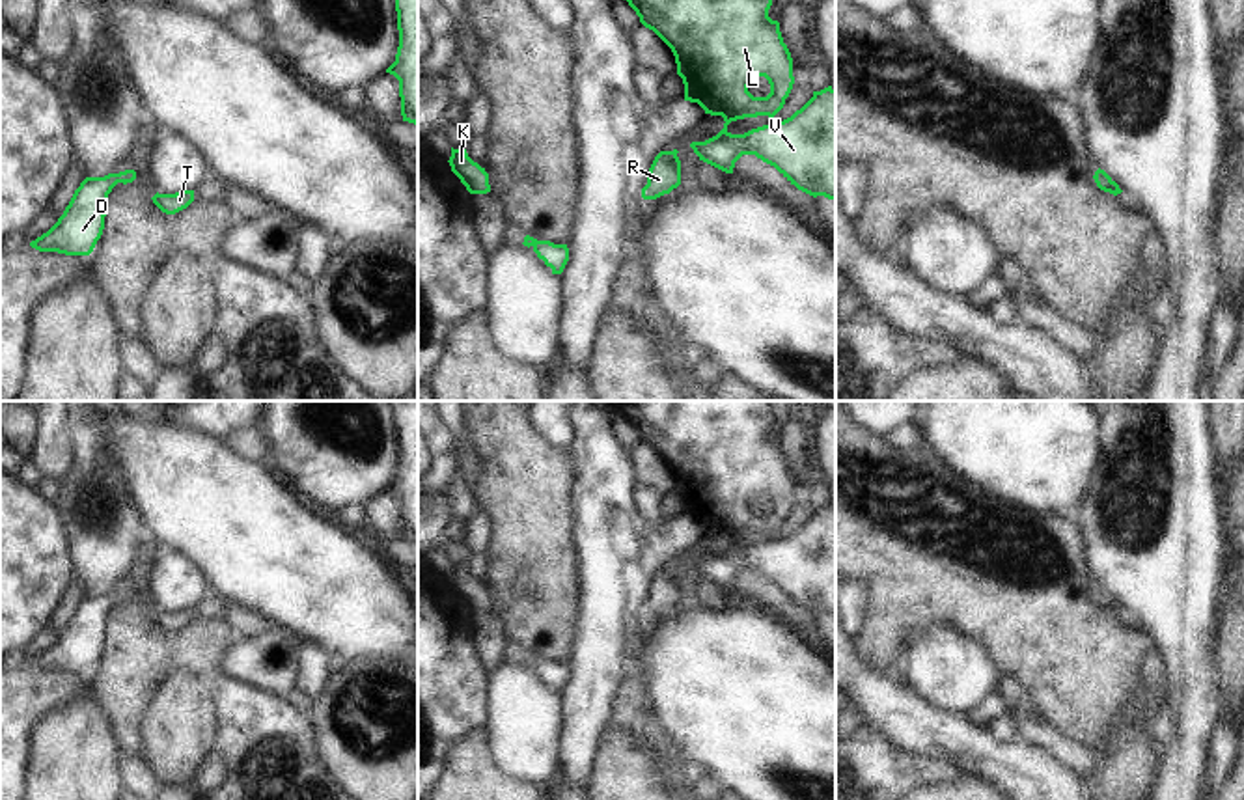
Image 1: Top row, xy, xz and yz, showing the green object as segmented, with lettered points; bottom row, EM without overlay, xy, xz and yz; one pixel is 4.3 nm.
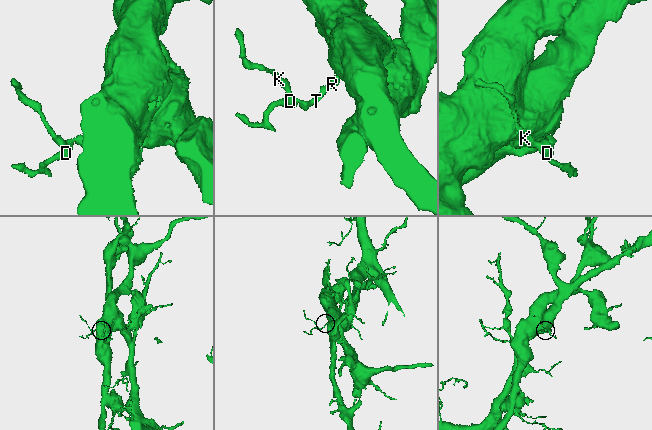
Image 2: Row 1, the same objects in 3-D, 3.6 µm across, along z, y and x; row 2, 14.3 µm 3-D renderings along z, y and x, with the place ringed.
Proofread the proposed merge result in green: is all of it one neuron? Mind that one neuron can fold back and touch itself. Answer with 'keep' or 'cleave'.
keep

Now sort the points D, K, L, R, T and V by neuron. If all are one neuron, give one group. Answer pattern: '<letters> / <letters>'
D K L R T V

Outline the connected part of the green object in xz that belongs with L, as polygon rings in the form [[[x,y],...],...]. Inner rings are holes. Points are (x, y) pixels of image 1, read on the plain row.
[[[606,401],[606,405],[614,416],[627,418],[640,434],[640,440],[671,466],[677,492],[684,502],[684,518],[698,520],[705,531],[724,535],[724,546],[716,554],[690,561],[699,578],[733,591],[735,580],[742,572],[755,572],[774,584],[798,608],[813,615],[824,614],[836,619],[836,507],[828,503],[813,509],[813,515],[791,535],[783,539],[774,535],[783,526],[795,494],[793,476],[783,461],[780,440],[768,434],[772,423],[768,401]],[[757,494],[765,494],[770,502],[767,515],[753,515],[748,509],[750,500]],[[757,533],[768,533],[772,539],[744,552],[731,552],[727,548],[731,539]]]

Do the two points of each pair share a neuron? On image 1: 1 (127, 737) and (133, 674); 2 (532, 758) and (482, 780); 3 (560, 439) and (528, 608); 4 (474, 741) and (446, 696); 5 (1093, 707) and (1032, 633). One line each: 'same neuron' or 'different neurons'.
1: same neuron
2: different neurons
3: different neurons
4: different neurons
5: same neuron

